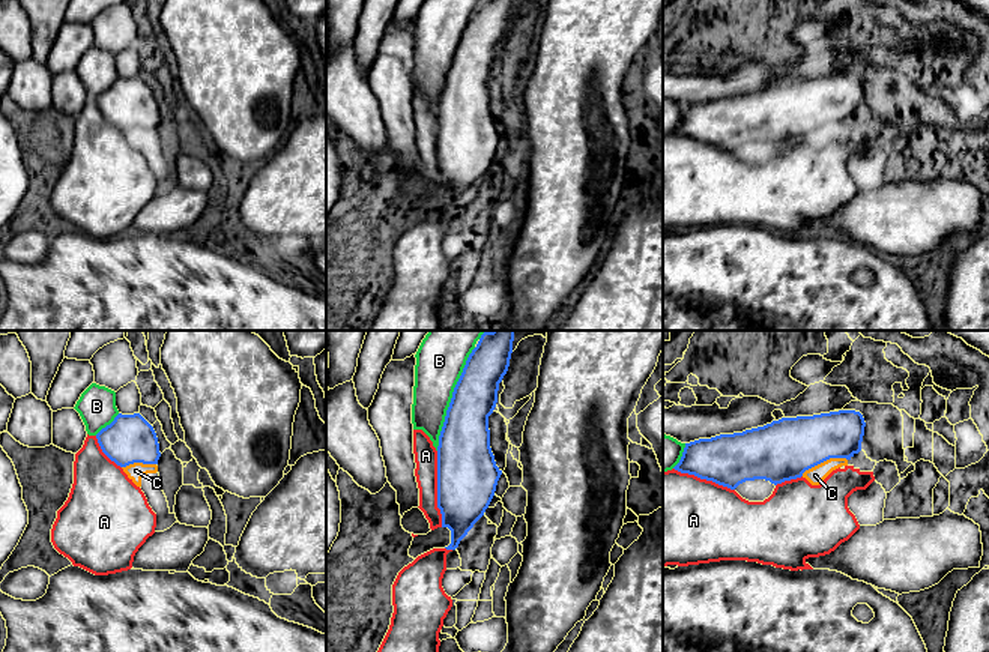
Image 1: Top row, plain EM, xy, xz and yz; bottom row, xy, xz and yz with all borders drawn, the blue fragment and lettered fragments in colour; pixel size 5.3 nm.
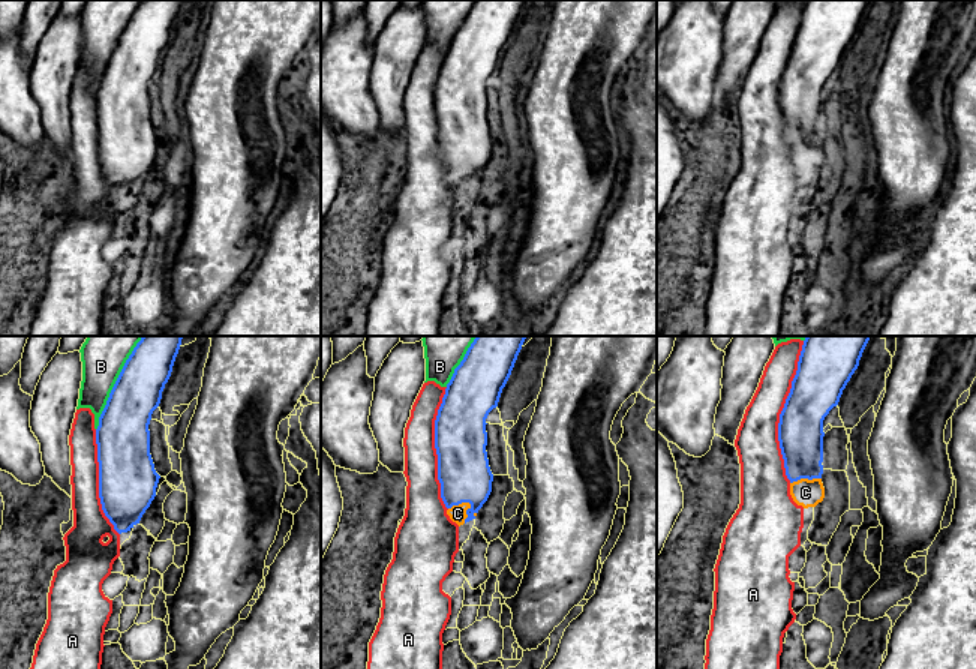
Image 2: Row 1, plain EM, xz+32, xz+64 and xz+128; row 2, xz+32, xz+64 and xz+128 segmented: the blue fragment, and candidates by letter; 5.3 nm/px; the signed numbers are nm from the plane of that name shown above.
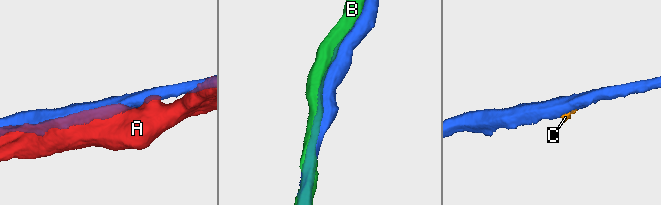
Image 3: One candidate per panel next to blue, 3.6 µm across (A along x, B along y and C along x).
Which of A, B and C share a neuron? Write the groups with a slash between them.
A / B / C

